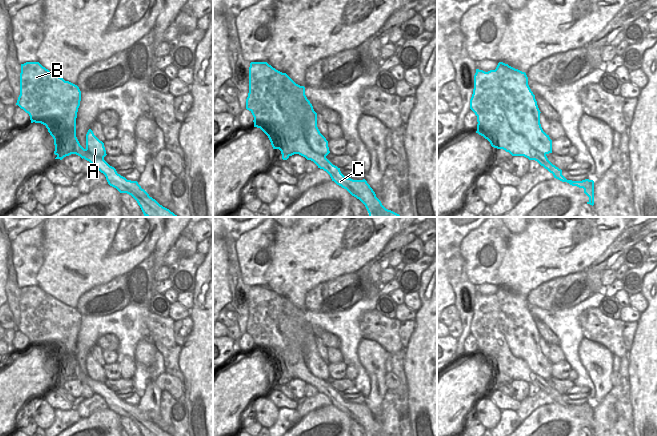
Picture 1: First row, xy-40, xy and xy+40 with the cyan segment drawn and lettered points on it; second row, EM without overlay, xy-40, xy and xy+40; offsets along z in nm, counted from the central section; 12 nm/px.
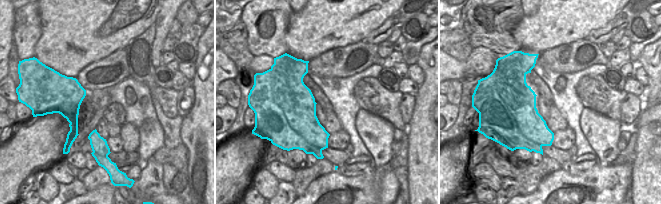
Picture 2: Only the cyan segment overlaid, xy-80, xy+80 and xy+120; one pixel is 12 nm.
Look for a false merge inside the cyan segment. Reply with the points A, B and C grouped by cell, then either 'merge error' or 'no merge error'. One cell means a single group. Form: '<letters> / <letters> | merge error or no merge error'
A / B C | merge error

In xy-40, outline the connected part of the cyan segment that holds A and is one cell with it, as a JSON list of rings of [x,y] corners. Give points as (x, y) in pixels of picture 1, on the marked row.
[[[91,129],[86,134],[86,149],[99,158],[104,158],[107,155],[104,143],[94,135]]]

